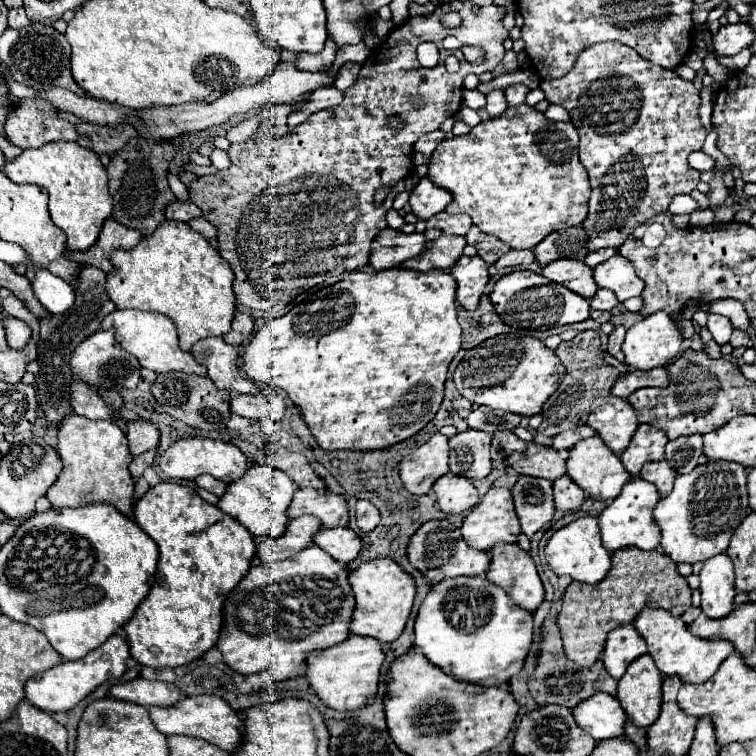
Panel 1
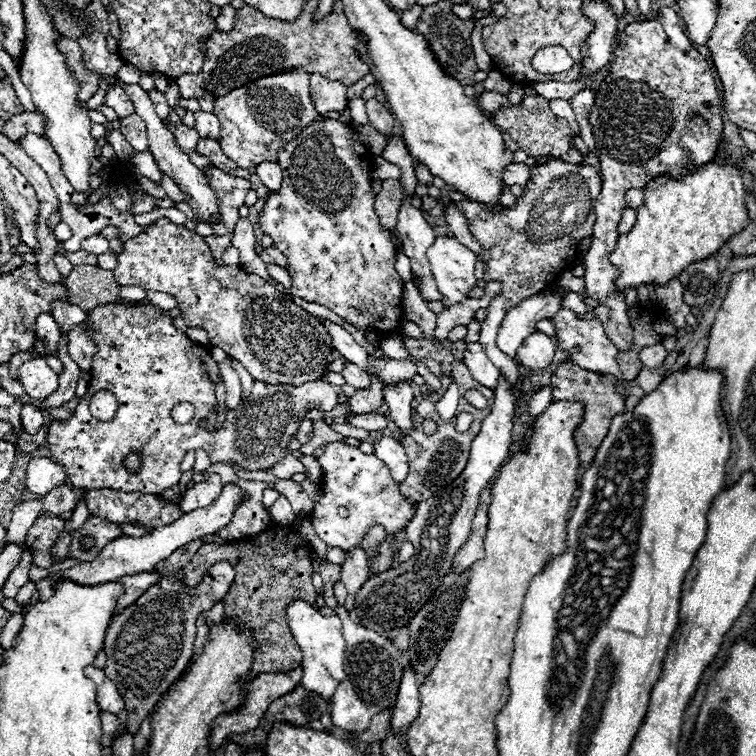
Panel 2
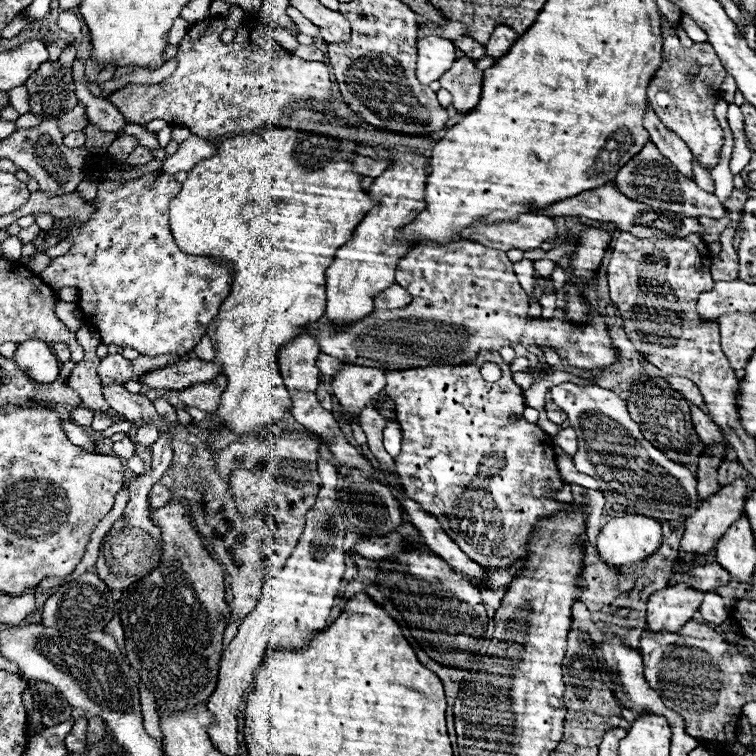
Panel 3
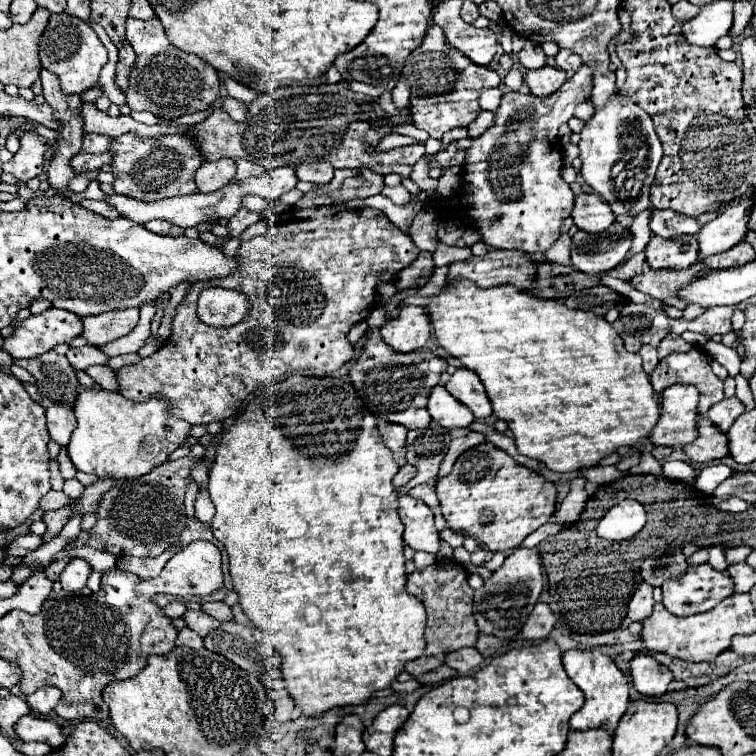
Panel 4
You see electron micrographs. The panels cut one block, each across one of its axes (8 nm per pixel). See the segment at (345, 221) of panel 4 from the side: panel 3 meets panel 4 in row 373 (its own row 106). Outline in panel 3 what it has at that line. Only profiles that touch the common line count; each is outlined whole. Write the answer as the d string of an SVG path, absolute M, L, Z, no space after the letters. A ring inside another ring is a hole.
M208 16L202 22L190 26L188 34L178 44L176 60L178 66L170 78L158 84L128 84L112 96L112 104L124 114L132 124L146 126L150 120L160 118L170 126L190 128L194 136L212 140L224 134L240 134L244 130L256 130L270 125L282 118L286 108L310 108L316 112L332 110L332 82L327 66L323 62L308 62L296 58L292 52L284 50L276 40L268 36L268 28L278 27L275 22L266 22L262 18L246 18L236 30L232 44L222 44L220 34L226 28L226 18Z

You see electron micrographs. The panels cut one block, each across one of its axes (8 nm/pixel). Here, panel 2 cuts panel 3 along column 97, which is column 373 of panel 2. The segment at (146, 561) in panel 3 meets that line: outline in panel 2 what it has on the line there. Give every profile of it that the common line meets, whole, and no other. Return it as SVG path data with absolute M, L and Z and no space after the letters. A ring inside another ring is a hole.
M384 542L382 544L382 550L380 550L380 556L370 564L370 574L380 574L384 570L388 570L390 566L394 564L394 550L390 546L390 542Z

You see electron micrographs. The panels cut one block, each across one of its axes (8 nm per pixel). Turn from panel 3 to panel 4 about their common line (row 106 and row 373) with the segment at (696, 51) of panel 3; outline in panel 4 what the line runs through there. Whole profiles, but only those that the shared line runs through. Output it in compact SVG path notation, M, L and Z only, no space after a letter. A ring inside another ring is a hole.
M698 346L686 354L672 352L660 360L658 368L650 376L650 382L658 394L670 384L694 384L702 398L702 416L706 416L710 406L724 400L722 380L718 380L712 372L708 358L710 356Z

